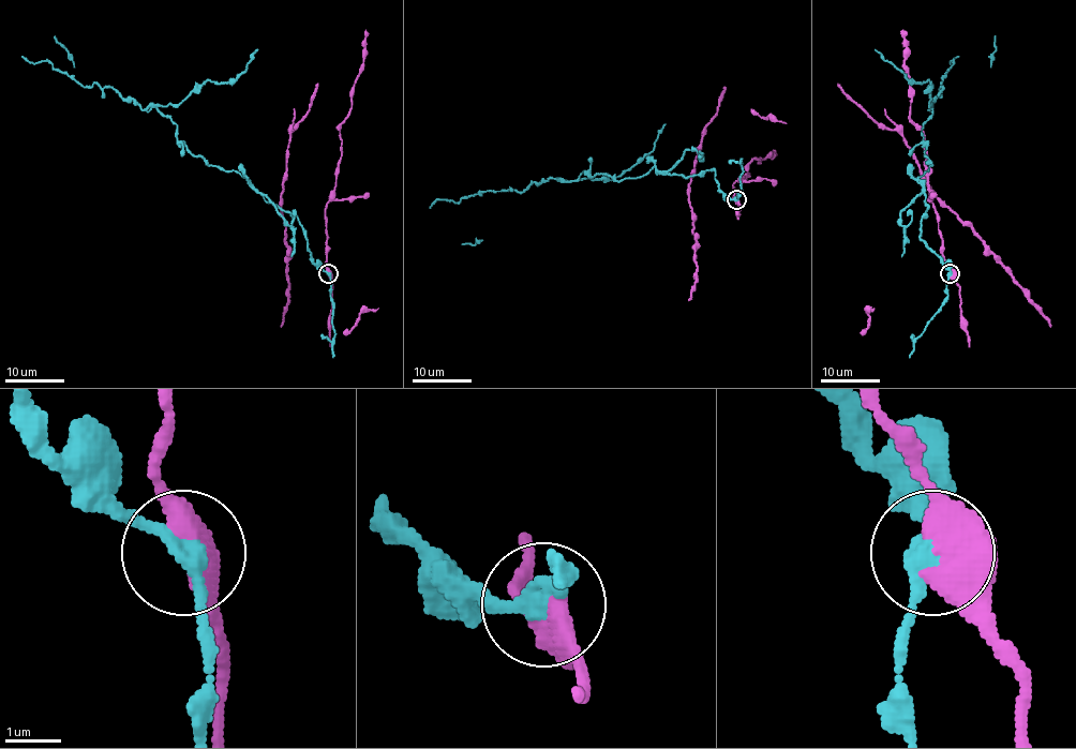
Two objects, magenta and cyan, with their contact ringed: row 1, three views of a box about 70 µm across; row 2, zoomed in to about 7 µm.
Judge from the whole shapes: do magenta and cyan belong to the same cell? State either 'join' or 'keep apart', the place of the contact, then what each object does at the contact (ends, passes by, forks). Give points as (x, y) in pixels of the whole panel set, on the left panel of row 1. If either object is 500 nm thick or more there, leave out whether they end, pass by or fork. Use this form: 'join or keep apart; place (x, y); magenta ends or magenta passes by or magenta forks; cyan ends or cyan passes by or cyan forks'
keep apart; place (328, 273)

